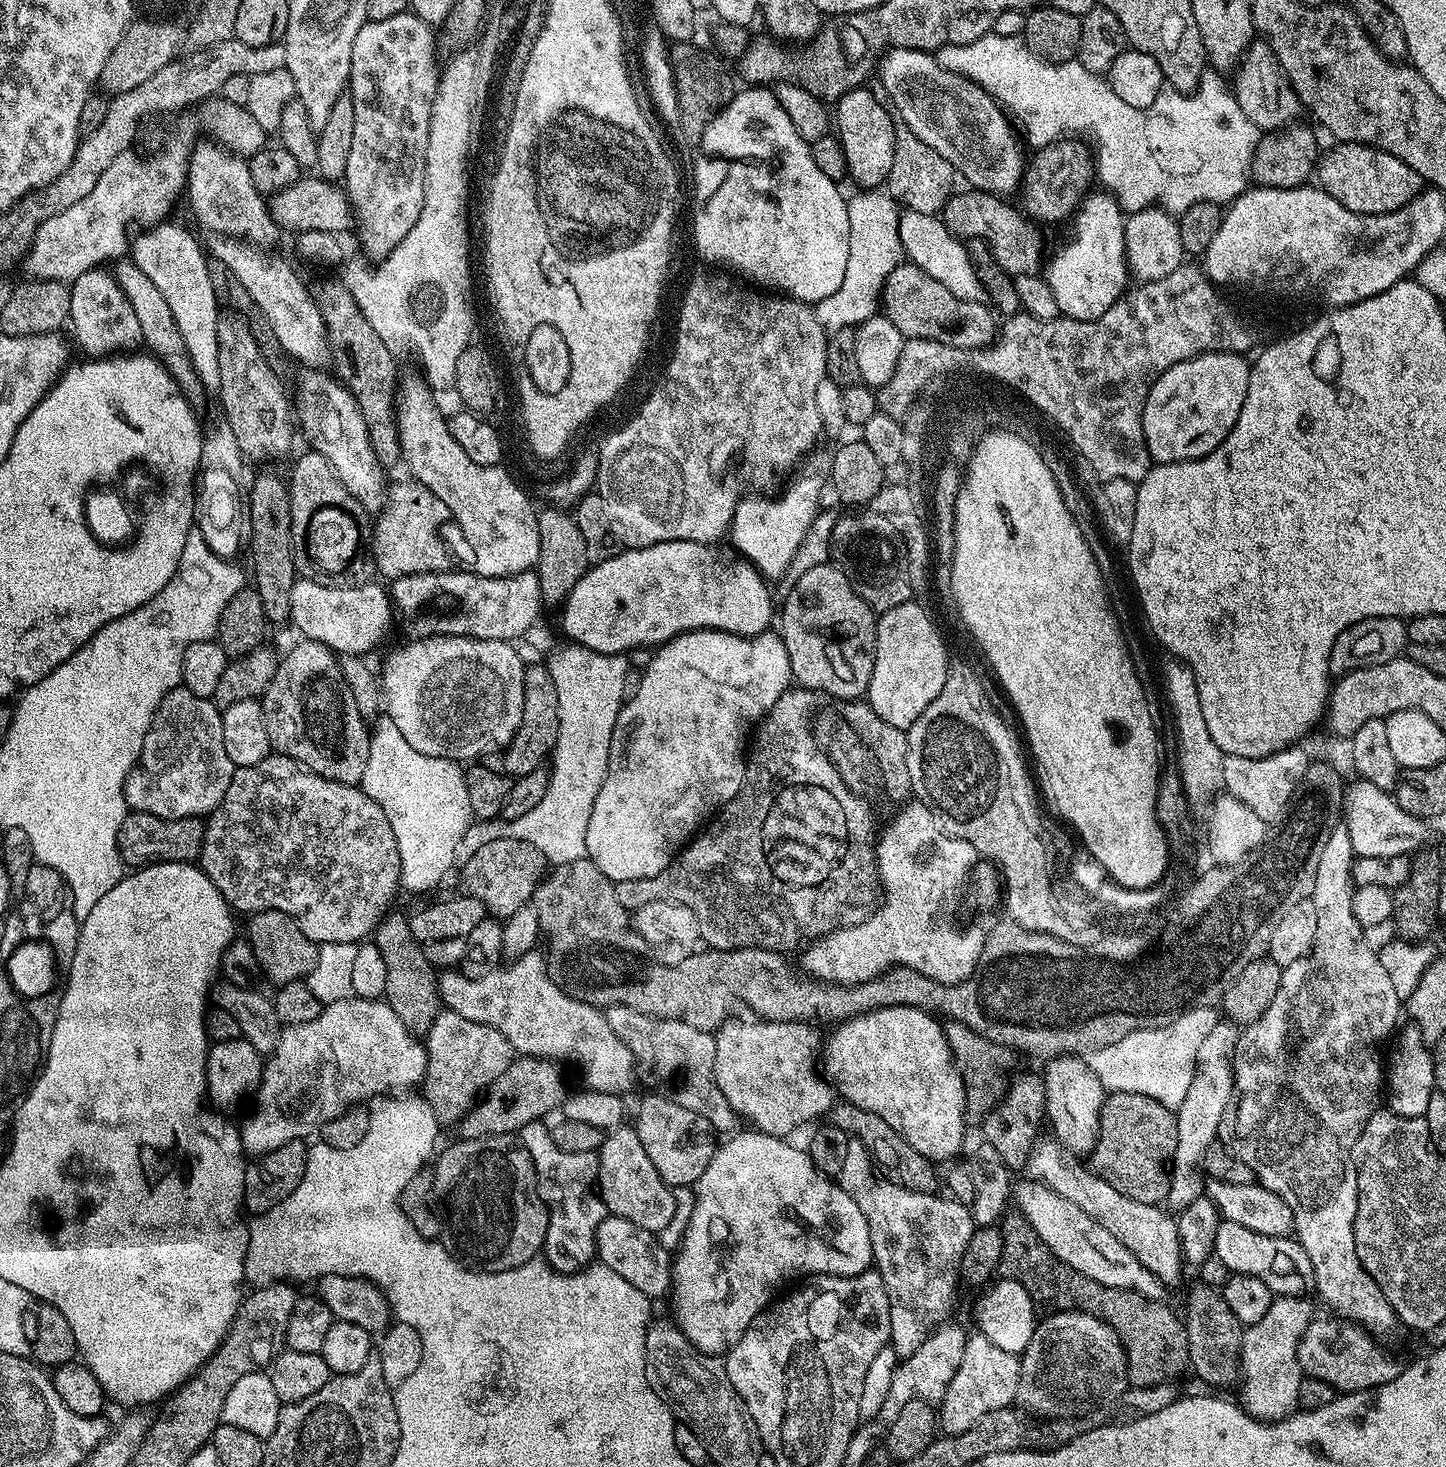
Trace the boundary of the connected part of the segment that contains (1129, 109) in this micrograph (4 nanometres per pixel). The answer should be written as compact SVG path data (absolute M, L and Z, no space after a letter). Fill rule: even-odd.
M989 34L969 44L949 44L947 48L939 49L935 57L941 68L947 68L957 76L965 76L966 79L985 88L1018 125L1026 144L1028 139L1029 149L1044 148L1065 137L1086 138L1086 130L1076 128L1090 128L1090 130L1092 128L1096 130L1096 126L1106 128L1112 126L1114 120L1124 120L1126 126L1130 124L1136 126L1136 140L1140 138L1142 146L1136 148L1142 150L1140 164L1136 164L1136 180L1108 174L1108 178L1112 180L1107 180L1103 185L1111 195L1115 196L1125 213L1131 214L1143 208L1159 206L1167 212L1179 214L1198 202L1224 206L1242 195L1249 187L1254 150L1258 146L1262 132L1254 126L1254 122L1246 118L1246 114L1242 114L1242 106L1238 106L1229 85L1228 88L1224 85L1224 80L1220 77L1223 75L1219 71L1205 70L1195 92L1177 92L1171 86L1165 87L1152 105L1146 106L1145 109L1136 109L1134 114L1134 107L1126 105L1118 98L1103 75L1086 70L1086 66L1082 66L1079 59L1052 64L1032 53L1019 36Z

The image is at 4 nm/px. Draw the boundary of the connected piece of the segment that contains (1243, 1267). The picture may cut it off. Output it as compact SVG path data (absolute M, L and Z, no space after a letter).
M1224 1220L1217 1230L1214 1256L1228 1268L1229 1273L1250 1274L1262 1278L1276 1296L1304 1296L1307 1288L1313 1287L1310 1258L1300 1241L1288 1236L1267 1236L1254 1234L1238 1222Z

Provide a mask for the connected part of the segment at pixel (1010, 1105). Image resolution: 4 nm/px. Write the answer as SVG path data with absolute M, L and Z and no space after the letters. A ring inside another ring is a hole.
M1039 1071L1024 1072L1021 1076L1013 1075L1008 1085L1004 1099L1000 1101L997 1108L992 1109L982 1121L984 1127L983 1139L998 1154L1002 1154L1002 1162L1013 1170L1019 1170L1032 1156L1036 1148L1036 1139L1040 1136L1040 1127L1046 1124L1046 1090L1044 1089L1044 1078Z

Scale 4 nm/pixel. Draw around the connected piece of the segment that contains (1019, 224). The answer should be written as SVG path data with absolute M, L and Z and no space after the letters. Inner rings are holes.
M979 190L957 191L948 197L942 209L944 225L961 240L980 239L987 244L999 267L1015 278L1034 276L1041 271L1040 232L1035 223L1017 205L1007 204L1003 195ZM1036 228L1038 229L1036 229Z

